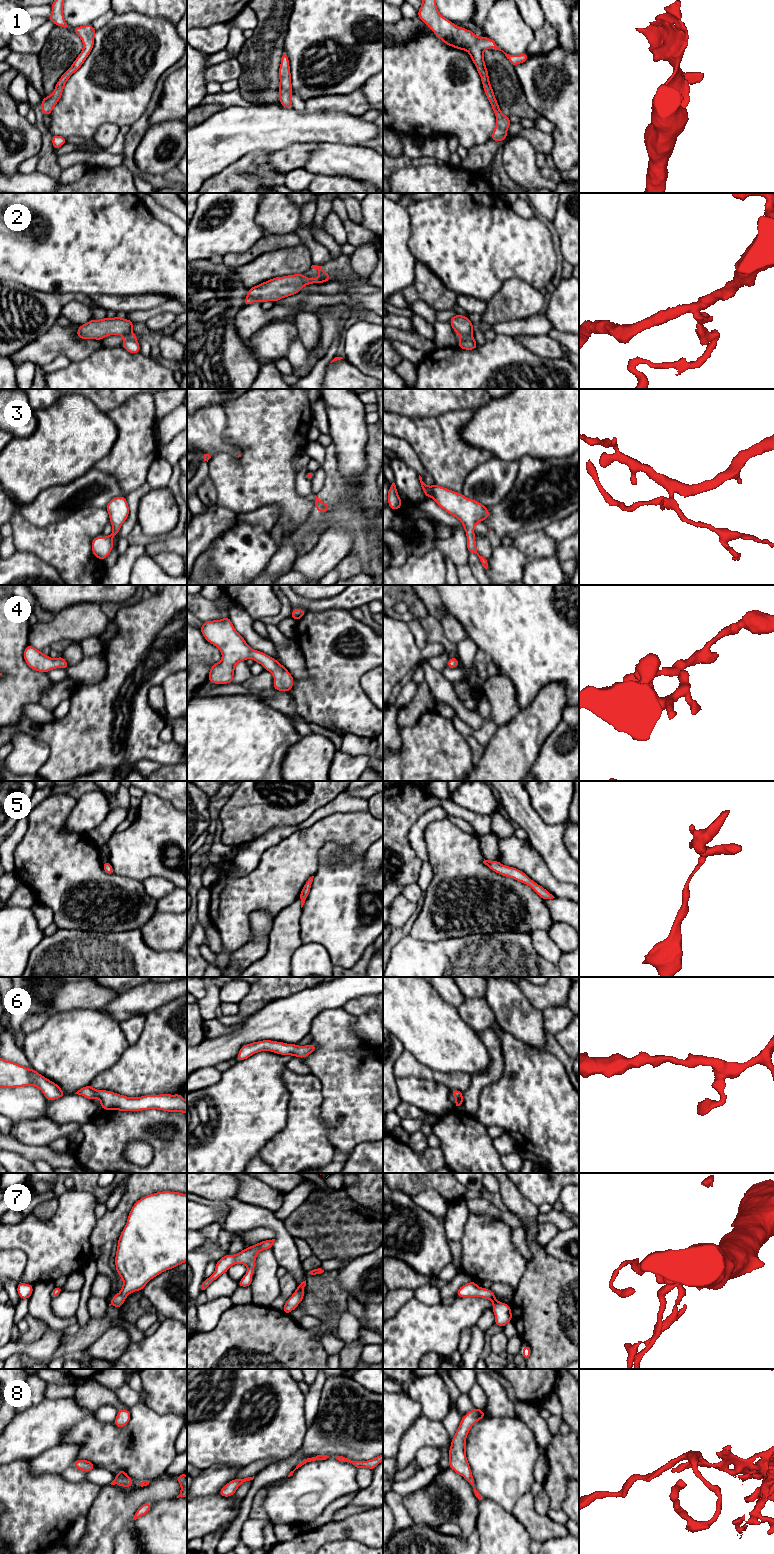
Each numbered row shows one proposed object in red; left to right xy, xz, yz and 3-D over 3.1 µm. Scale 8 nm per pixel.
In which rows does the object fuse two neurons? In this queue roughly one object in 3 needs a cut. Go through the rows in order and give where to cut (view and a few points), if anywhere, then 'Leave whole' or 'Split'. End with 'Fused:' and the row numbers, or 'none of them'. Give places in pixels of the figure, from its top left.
1: No split. Leave whole
2: Split along yz (459, 333), (463, 335), (471, 334). Split
3: No split. Leave whole
4: No split. Leave whole
5: No split. Leave whole
6: No split. Leave whole
7: No split. Leave whole
8: No split. Leave whole
Fused: 2

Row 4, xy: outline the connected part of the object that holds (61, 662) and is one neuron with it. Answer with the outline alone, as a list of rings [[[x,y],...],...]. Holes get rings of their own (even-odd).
[[[29,644],[23,652],[23,657],[26,664],[31,669],[42,673],[47,673],[56,668],[67,669],[69,667],[67,661],[62,656],[53,659],[50,656],[44,655],[42,651],[37,650]]]

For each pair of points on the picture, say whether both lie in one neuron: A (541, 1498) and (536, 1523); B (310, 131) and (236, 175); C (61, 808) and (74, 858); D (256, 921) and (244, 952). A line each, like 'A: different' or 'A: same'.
A: different
B: different
C: same
D: same

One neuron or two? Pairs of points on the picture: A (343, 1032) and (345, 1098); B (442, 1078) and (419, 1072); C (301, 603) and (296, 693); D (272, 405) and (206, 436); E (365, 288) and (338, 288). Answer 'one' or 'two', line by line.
A: one
B: one
C: two
D: two
E: one

